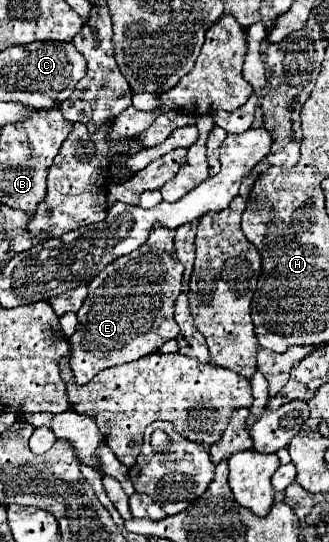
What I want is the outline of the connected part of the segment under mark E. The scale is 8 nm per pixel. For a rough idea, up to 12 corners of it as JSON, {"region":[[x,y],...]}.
{"region":[[172,229],[106,265],[68,337],[76,385],[180,333]]}

